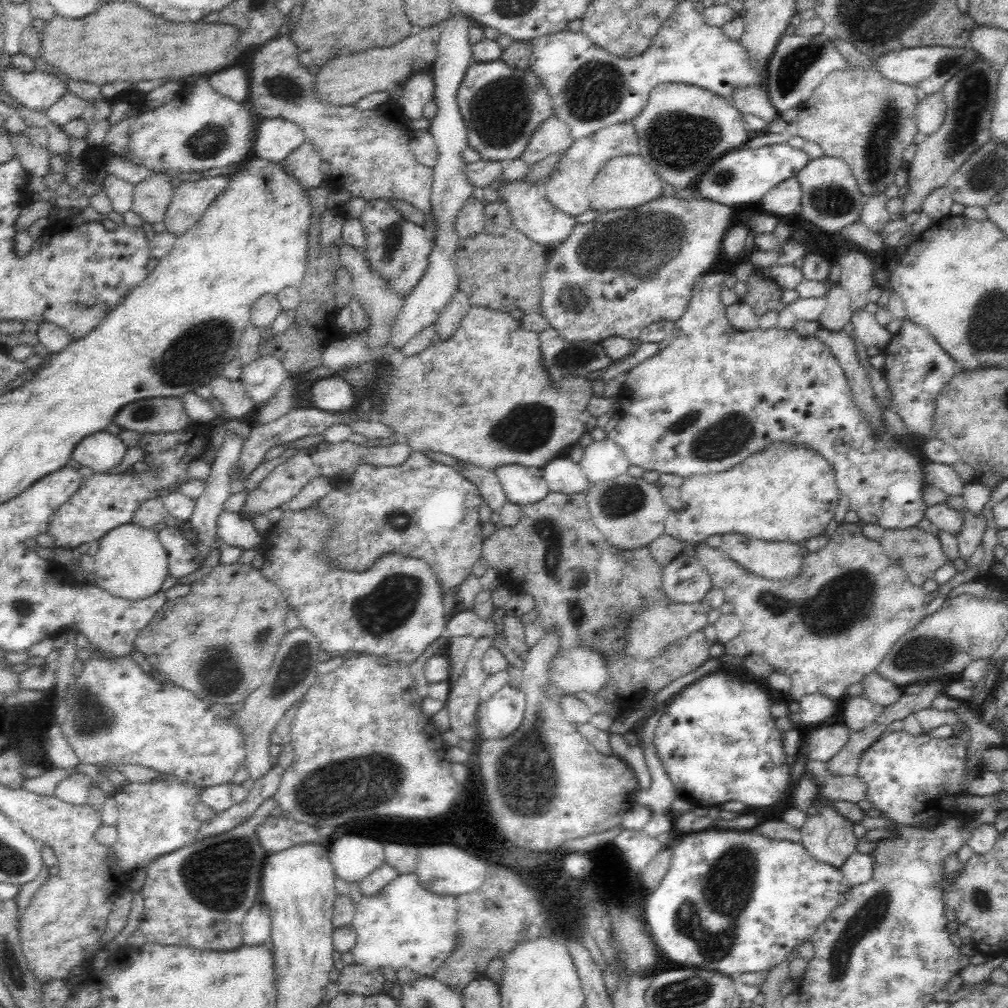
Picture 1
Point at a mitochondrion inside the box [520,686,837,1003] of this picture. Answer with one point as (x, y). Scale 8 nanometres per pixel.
(709, 923)

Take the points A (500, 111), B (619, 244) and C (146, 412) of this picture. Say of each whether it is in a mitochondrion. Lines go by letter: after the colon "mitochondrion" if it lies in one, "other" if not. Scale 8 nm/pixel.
A: mitochondrion
B: mitochondrion
C: mitochondrion

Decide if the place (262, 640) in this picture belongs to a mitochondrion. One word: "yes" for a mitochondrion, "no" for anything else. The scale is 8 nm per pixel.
yes

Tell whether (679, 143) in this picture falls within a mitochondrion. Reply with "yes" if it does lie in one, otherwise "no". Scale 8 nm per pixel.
yes

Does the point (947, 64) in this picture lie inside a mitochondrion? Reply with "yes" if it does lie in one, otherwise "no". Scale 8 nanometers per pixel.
yes

